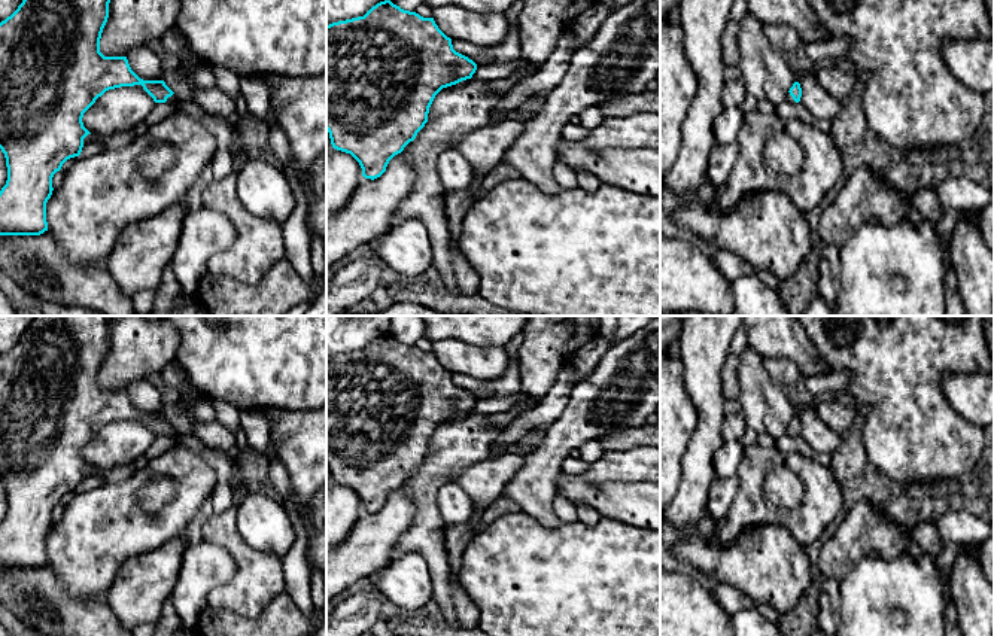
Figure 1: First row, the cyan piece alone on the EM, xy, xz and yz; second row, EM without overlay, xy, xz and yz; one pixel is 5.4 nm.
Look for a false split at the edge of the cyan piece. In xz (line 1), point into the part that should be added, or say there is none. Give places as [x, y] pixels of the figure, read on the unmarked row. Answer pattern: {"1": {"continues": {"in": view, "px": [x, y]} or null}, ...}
{"1": {"continues": null}}

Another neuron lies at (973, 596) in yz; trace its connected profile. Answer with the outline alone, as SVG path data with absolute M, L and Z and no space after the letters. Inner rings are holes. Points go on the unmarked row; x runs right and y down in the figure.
M964 544L952 565L949 596L963 636L994 636L994 587L982 572L973 544Z

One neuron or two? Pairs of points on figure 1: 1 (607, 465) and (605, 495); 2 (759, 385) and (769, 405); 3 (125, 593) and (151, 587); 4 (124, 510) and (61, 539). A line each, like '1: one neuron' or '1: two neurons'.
1: two neurons
2: one neuron
3: one neuron
4: one neuron

